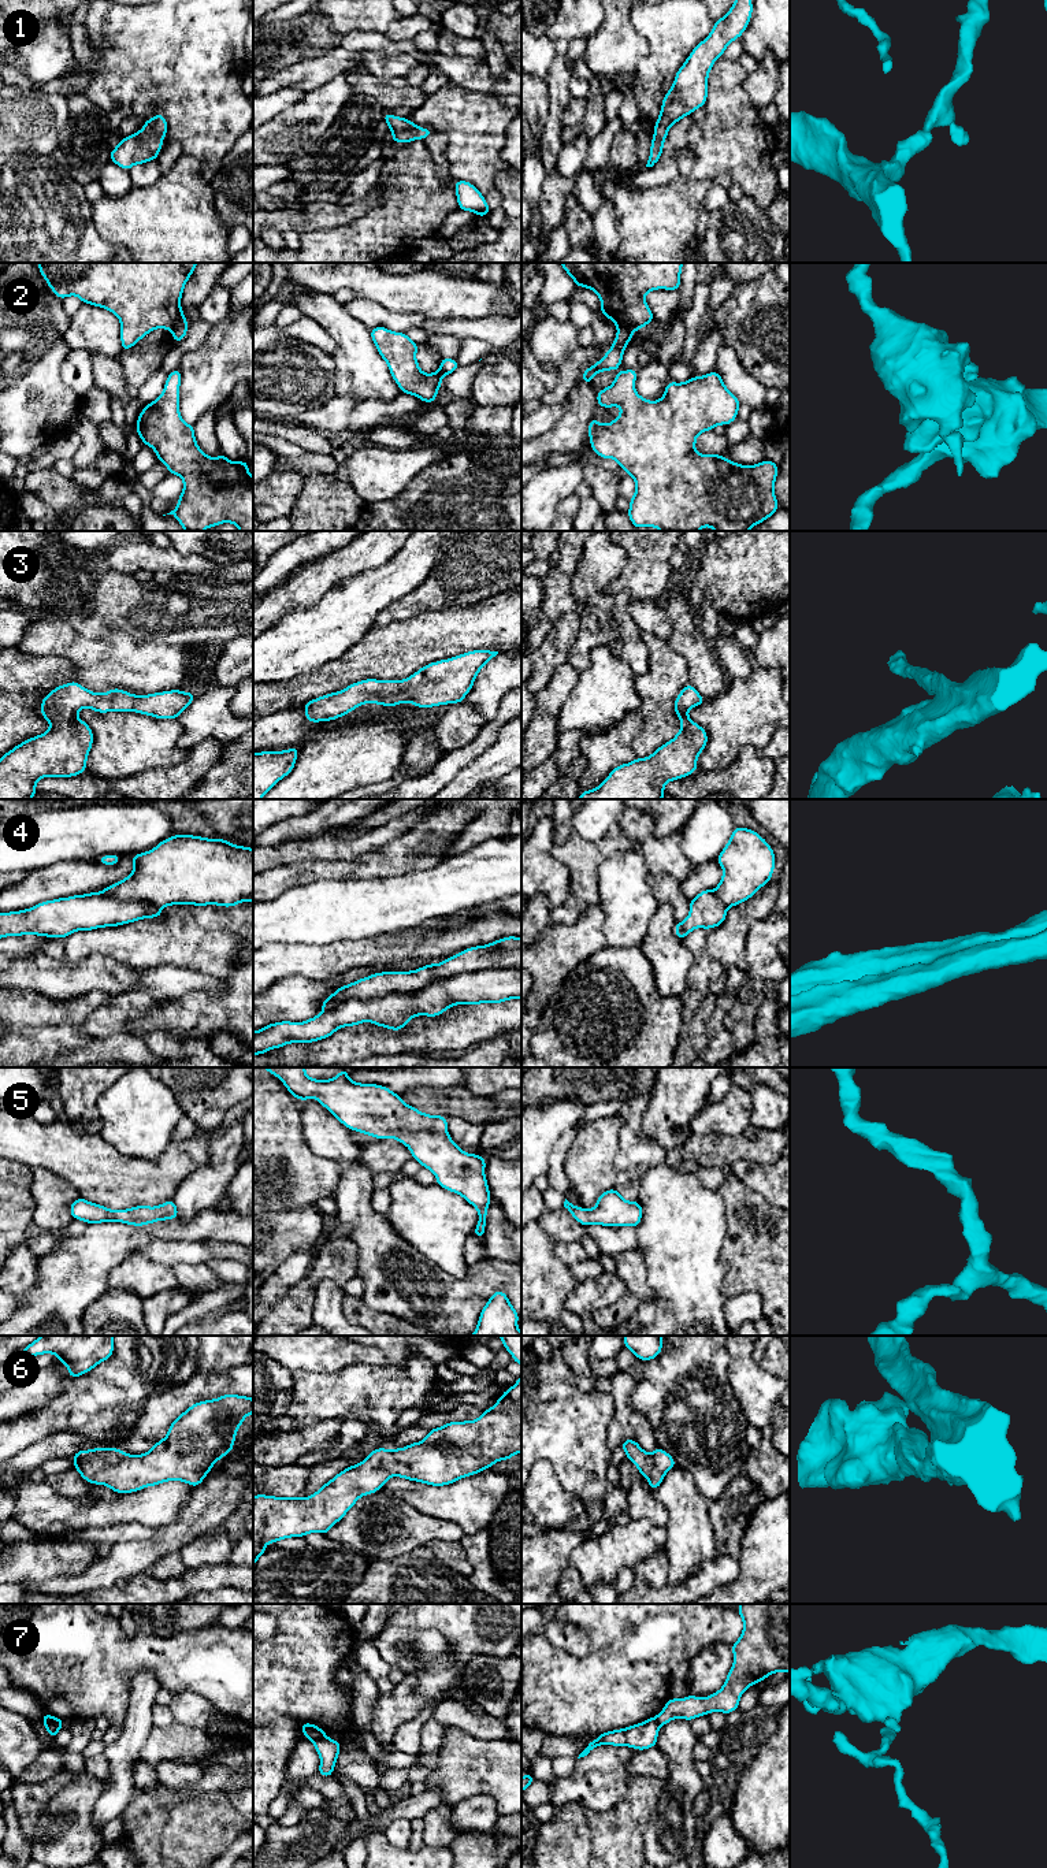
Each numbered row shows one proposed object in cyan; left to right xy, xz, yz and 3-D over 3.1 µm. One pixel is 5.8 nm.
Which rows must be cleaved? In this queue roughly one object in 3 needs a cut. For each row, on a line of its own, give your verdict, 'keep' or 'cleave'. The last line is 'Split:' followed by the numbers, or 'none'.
1: keep
2: cleave
3: keep
4: keep
5: keep
6: keep
7: cleave
Split: 2, 7

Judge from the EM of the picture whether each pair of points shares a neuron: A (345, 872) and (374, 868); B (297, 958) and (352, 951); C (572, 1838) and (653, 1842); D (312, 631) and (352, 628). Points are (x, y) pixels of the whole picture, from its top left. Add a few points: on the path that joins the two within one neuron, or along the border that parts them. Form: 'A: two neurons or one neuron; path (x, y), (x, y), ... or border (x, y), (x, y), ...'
A: one neuron; path (352, 869), (367, 869)
B: one neuron; path (311, 958), (338, 958)
C: two neurons; border (653, 1811), (645, 1837), (643, 1853)
D: one neuron; path (322, 631), (342, 628)

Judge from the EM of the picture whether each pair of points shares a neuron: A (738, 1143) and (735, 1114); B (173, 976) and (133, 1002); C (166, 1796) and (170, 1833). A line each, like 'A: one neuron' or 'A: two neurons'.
A: two neurons
B: one neuron
C: two neurons

